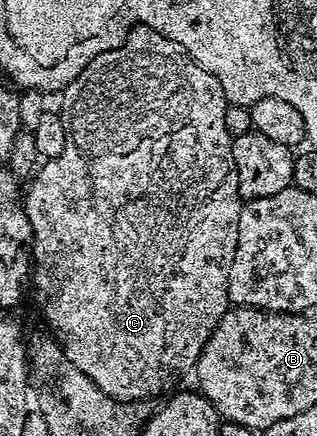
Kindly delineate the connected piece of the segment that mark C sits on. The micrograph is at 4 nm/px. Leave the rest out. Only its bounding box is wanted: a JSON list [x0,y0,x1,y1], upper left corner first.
[23,26,243,402]

